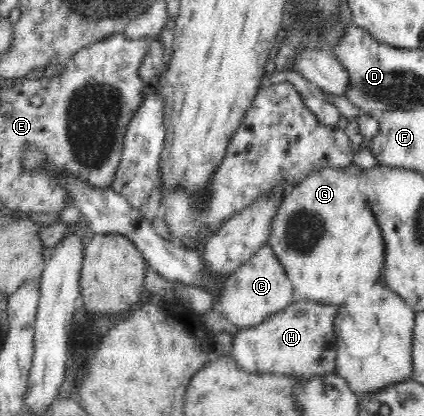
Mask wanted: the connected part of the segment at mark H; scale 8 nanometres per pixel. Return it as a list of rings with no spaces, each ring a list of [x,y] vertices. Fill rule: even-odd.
[[[301,301],[271,315],[253,327],[240,329],[232,340],[229,357],[246,372],[283,374],[297,378],[324,376],[335,370],[336,337],[334,322],[340,302],[330,305]]]

